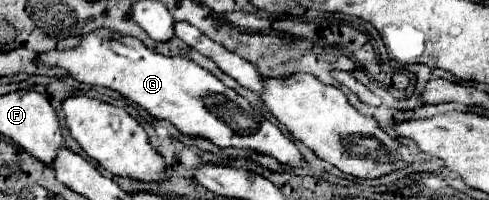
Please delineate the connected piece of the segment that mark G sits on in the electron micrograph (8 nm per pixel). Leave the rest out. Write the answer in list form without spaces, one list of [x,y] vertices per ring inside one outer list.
[[[98,29],[84,35],[76,49],[40,53],[40,61],[50,67],[66,69],[76,81],[118,91],[144,107],[152,117],[170,121],[188,137],[208,139],[222,149],[252,149],[290,167],[310,167],[290,137],[256,111],[244,97],[188,57],[164,57],[134,37],[122,37],[108,29]]]

